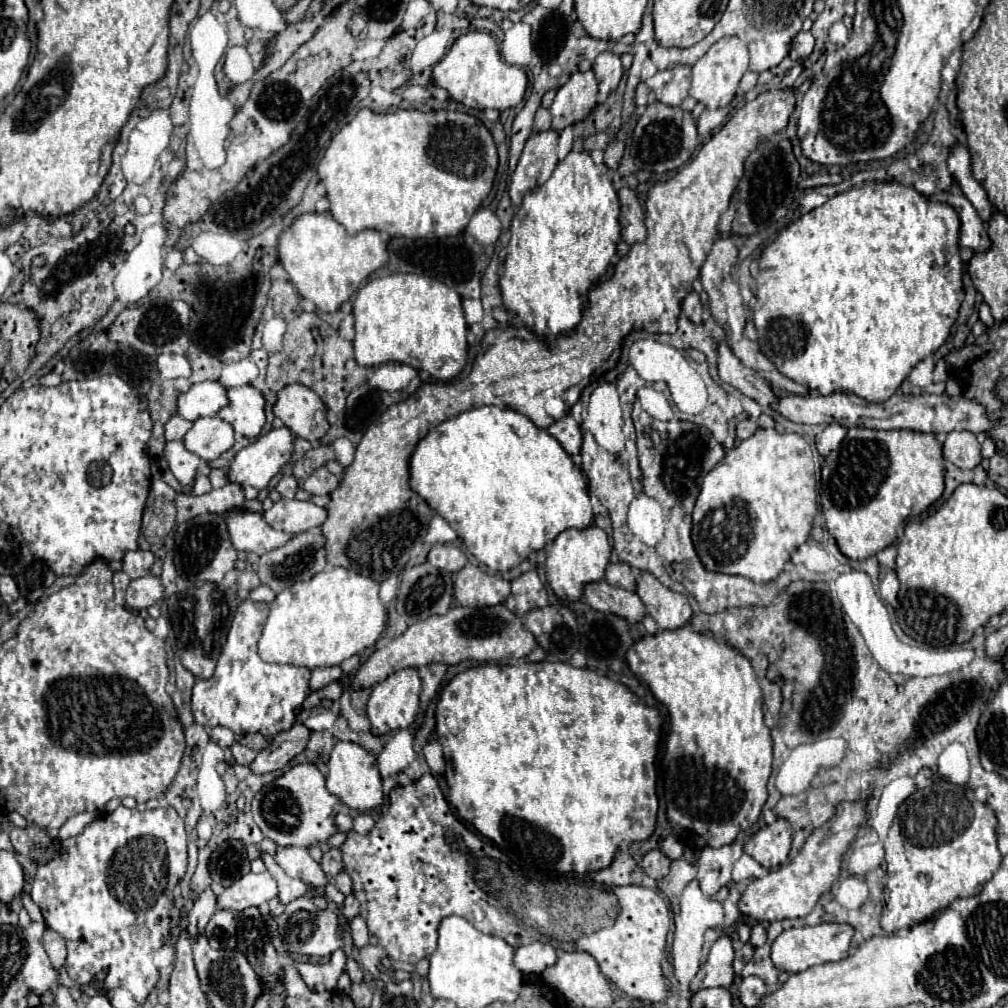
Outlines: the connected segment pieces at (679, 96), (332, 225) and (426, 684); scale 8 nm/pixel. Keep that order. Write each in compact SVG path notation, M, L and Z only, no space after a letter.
M674 66L670 70L660 70L646 80L648 88L654 92L656 100L668 106L680 106L688 96L692 80L692 66Z
M308 212L294 218L280 234L278 260L302 298L312 300L322 312L336 312L372 272L386 264L386 244L376 230L366 228L352 236L328 212Z
M434 662L428 664L424 668L420 668L420 678L422 678L422 694L420 694L420 706L426 706L426 702L430 702L430 698L436 696L442 680L446 674L446 664L442 662Z

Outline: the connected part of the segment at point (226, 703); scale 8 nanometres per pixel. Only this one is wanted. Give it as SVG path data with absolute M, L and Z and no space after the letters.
M250 598L238 604L214 674L206 680L196 678L196 684L192 688L190 706L194 722L206 728L226 726L236 736L260 732L266 738L272 738L274 734L278 734L278 730L288 730L290 726L294 726L296 712L302 706L306 692L310 690L310 670L292 664L268 664L258 656L256 644L268 618L268 610L270 604L254 602Z

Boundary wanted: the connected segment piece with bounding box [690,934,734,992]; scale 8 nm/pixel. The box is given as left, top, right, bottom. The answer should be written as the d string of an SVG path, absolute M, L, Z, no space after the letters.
M724 934L710 948L708 960L700 966L700 972L694 976L694 980L690 984L690 990L698 992L702 988L712 988L712 986L728 988L734 980L732 960L734 960L732 938Z

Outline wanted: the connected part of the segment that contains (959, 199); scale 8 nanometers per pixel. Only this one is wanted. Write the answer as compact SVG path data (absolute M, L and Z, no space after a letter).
M940 192L940 194L932 194L928 198L946 202L958 212L958 216L960 216L960 246L970 248L974 252L986 250L986 246L990 246L986 226L966 196L956 196L952 192Z

